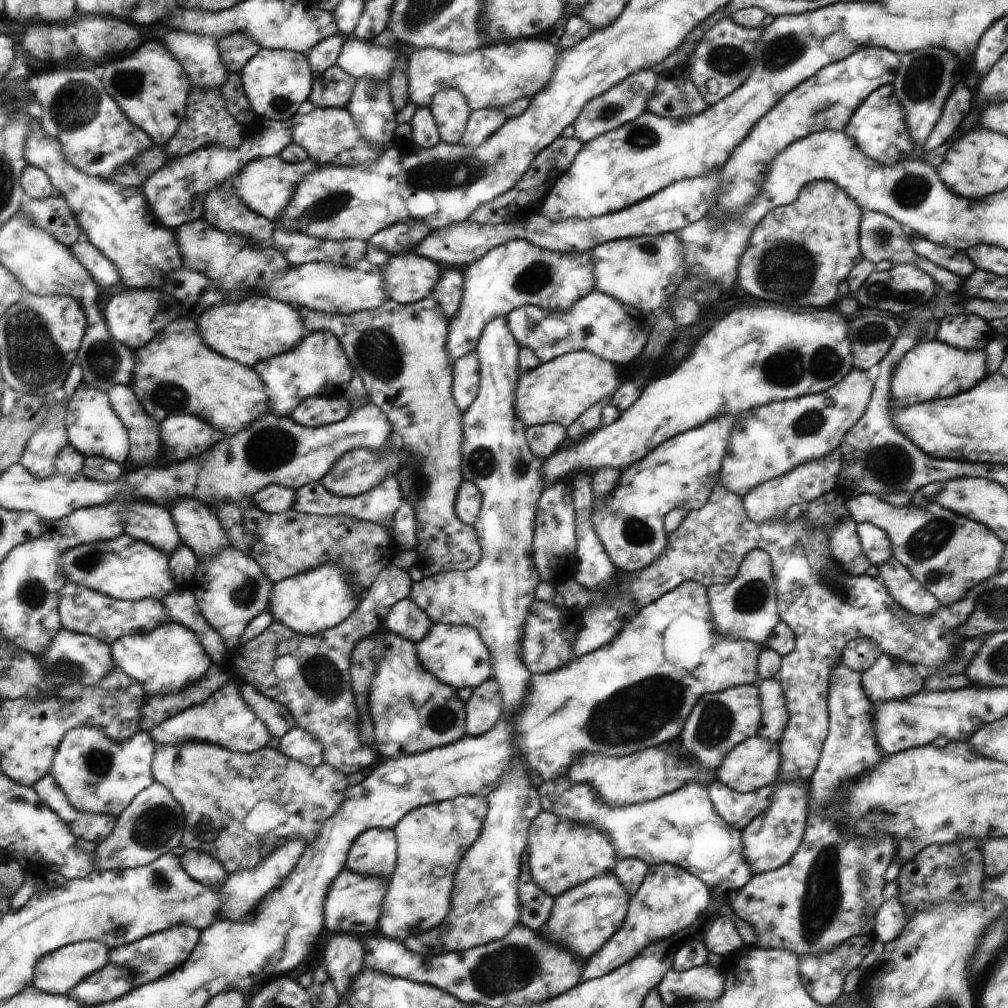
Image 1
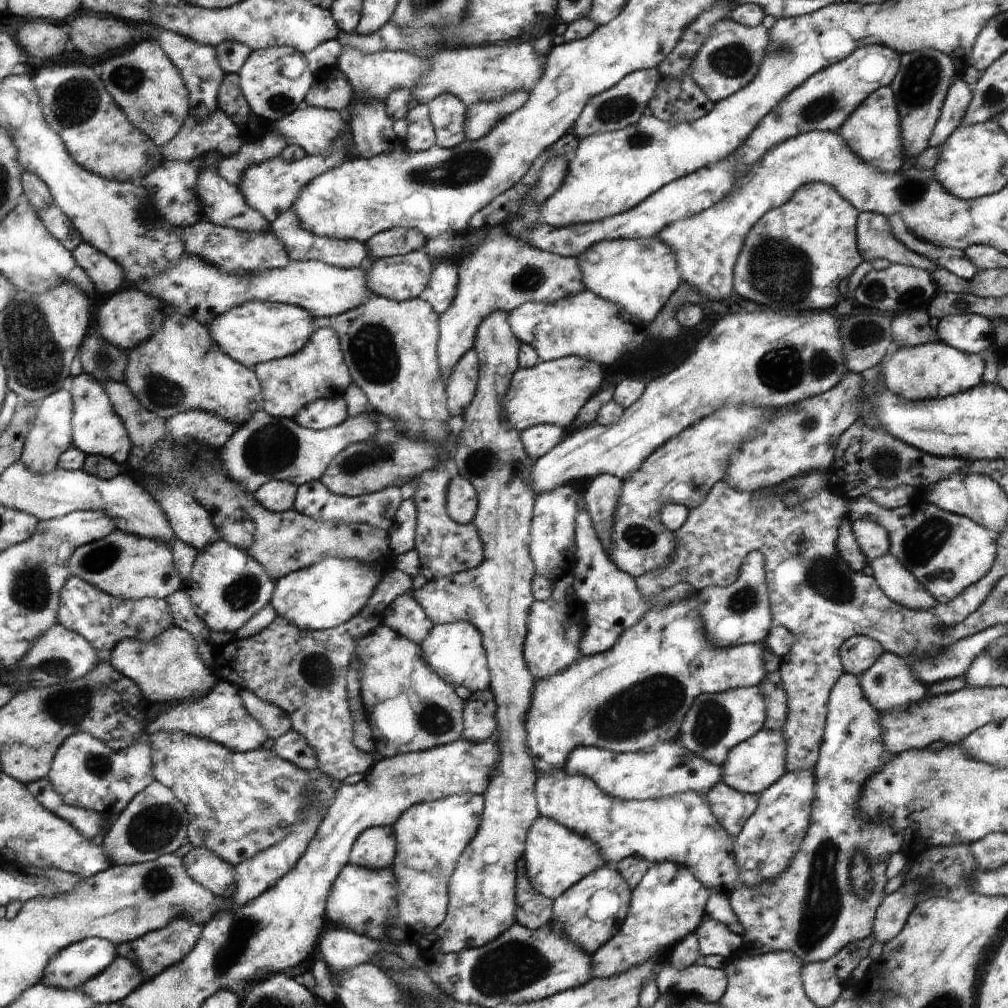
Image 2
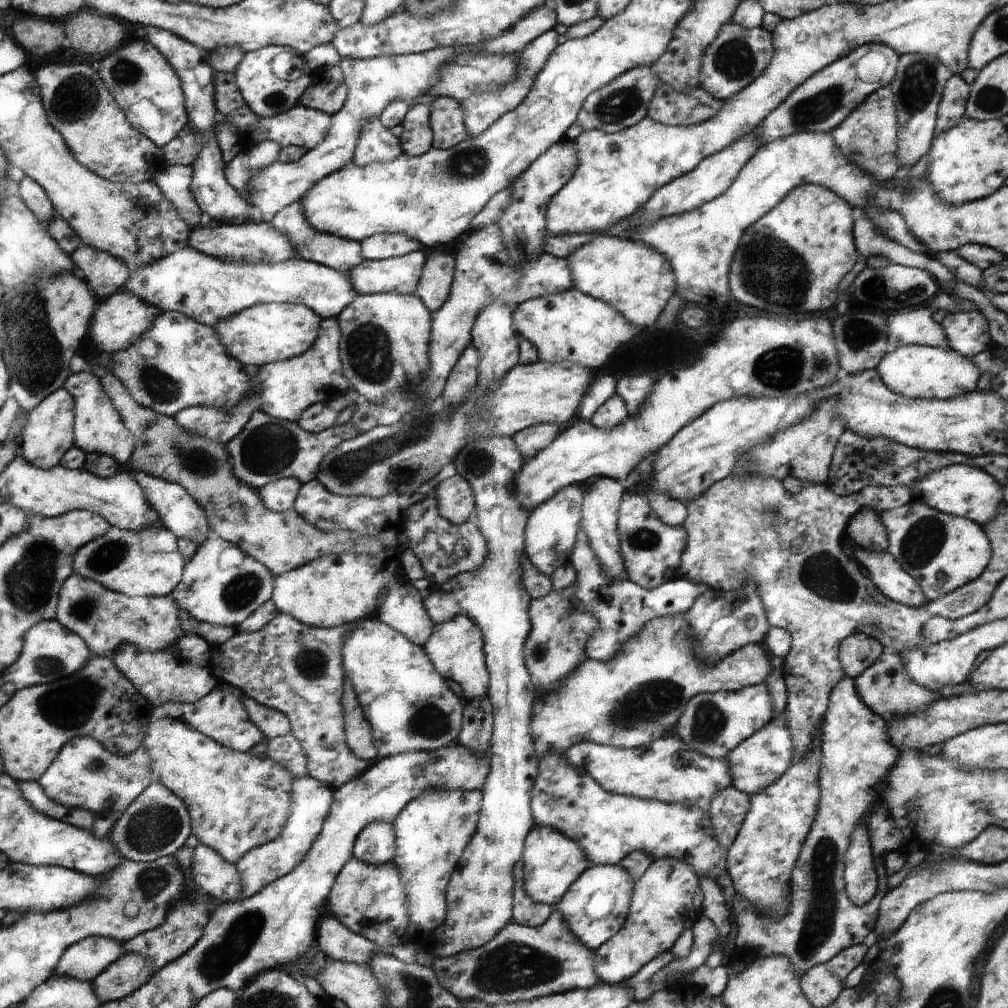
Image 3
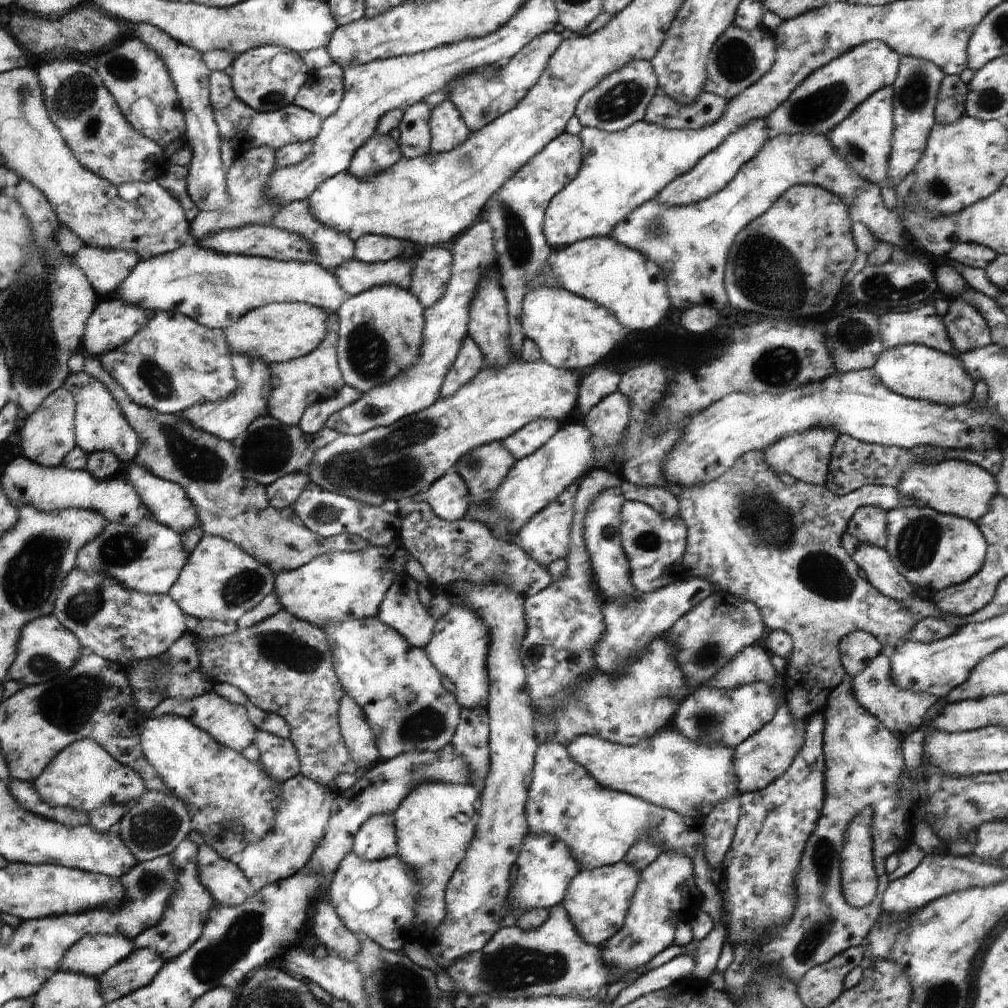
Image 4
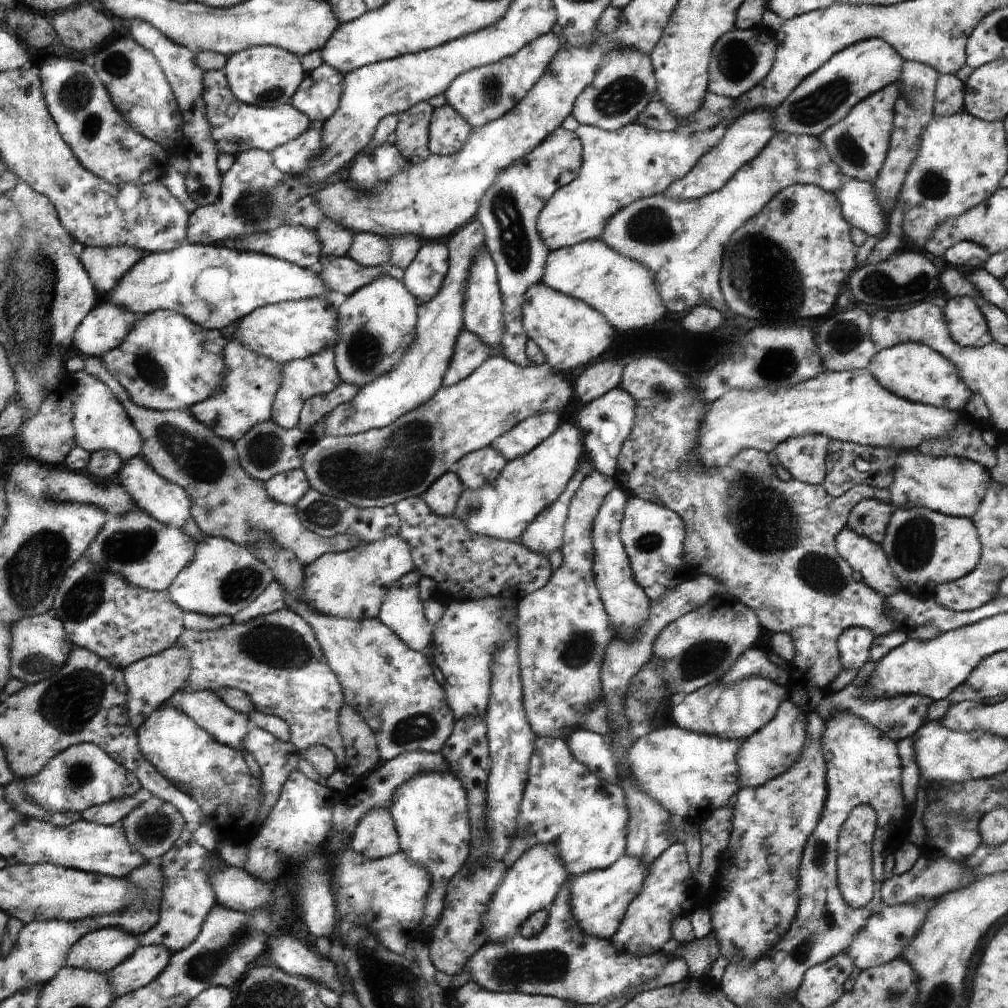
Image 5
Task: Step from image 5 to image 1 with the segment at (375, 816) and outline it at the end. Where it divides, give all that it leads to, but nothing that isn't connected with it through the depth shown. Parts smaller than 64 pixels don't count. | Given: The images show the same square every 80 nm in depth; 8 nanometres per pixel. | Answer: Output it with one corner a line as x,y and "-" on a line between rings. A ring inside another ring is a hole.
372,828
353,843
345,869
390,880
397,868
397,835
394,829

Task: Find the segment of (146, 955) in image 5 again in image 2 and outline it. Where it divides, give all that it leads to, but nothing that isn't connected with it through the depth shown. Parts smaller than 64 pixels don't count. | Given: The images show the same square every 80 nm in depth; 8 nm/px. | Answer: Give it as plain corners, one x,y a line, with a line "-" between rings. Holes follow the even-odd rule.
117,957
98,975
87,980
81,988
95,1002
118,1002
132,994
145,982
145,973
130,959

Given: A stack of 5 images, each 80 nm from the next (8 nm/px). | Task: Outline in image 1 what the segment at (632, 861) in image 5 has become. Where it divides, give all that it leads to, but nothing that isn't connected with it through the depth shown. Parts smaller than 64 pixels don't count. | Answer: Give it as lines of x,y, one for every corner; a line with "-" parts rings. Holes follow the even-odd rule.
614,872
587,880
554,899
556,902
543,929
544,934
556,945
568,949
585,961
596,955
620,930
629,906
628,894

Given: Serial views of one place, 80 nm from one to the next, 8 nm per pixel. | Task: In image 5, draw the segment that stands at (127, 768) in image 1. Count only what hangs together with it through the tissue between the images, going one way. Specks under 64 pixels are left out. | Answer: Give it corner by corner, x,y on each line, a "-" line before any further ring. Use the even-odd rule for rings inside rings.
78,743
66,748
60,754
49,759
44,770
37,775
21,779
25,784
25,793
38,806
46,809
46,812
79,812
90,808
90,806
101,805
114,799
123,799
133,795
142,788
136,775
132,774
125,765
118,764
105,750
94,743

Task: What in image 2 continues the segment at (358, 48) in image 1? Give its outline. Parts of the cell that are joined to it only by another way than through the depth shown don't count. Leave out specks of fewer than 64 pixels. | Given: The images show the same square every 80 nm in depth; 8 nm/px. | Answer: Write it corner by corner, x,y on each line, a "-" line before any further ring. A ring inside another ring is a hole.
346,47
339,56
337,66
350,80
354,88
354,100
385,99
395,88
415,89
422,73
425,71
425,60
419,53
406,51
378,51
365,53
357,48

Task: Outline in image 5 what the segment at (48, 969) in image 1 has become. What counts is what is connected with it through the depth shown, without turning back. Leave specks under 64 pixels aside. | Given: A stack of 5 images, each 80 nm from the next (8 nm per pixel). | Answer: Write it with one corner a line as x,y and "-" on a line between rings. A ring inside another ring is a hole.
116,927
101,928
84,935
70,948
64,967
107,973
129,959
140,946
134,933

